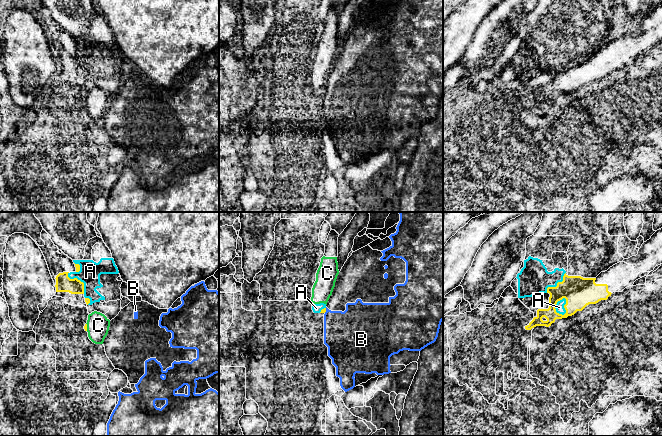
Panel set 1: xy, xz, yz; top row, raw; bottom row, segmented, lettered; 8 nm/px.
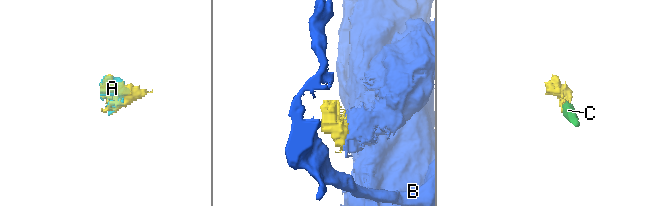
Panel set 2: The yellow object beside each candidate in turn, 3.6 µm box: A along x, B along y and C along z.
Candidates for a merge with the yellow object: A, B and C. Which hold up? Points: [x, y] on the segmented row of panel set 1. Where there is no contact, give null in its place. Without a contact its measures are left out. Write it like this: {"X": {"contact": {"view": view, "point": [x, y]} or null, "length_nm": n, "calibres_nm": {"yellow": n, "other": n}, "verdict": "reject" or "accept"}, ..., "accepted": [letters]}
{"A": {"contact": {"view": "yz", "point": [564, 306]}, "length_nm": 150, "calibres_nm": {"yellow": 240, "other": 70}, "verdict": "reject"}, "B": {"contact": {"view": "xz", "point": [325, 310]}, "length_nm": 40, "calibres_nm": {"yellow": 30, "other": 360}, "verdict": "reject"}, "C": {"contact": {"view": "xy", "point": [86, 327]}, "length_nm": 60, "calibres_nm": {"yellow": 30, "other": 180}, "verdict": "accept"}, "accepted": ["C"]}

